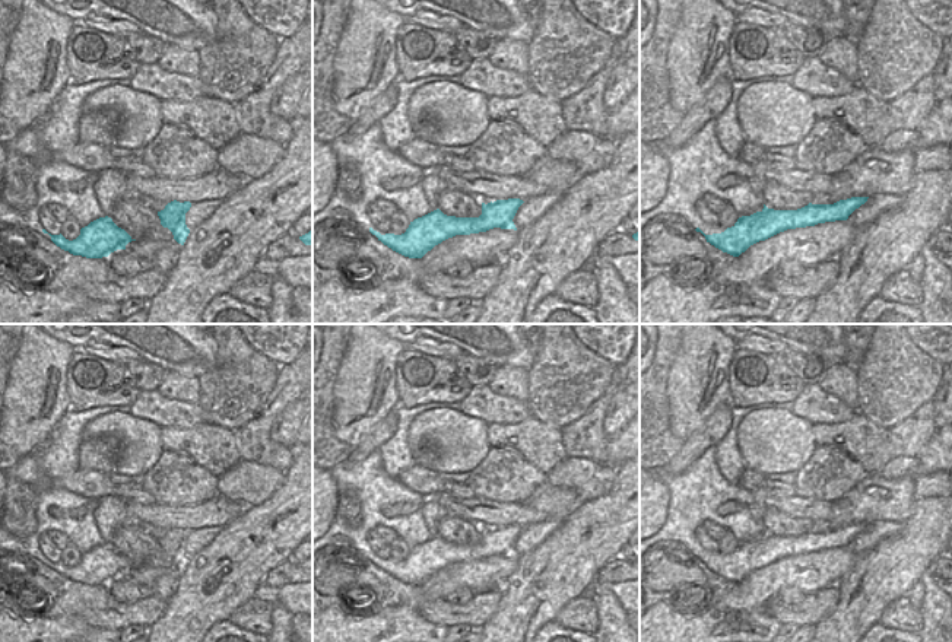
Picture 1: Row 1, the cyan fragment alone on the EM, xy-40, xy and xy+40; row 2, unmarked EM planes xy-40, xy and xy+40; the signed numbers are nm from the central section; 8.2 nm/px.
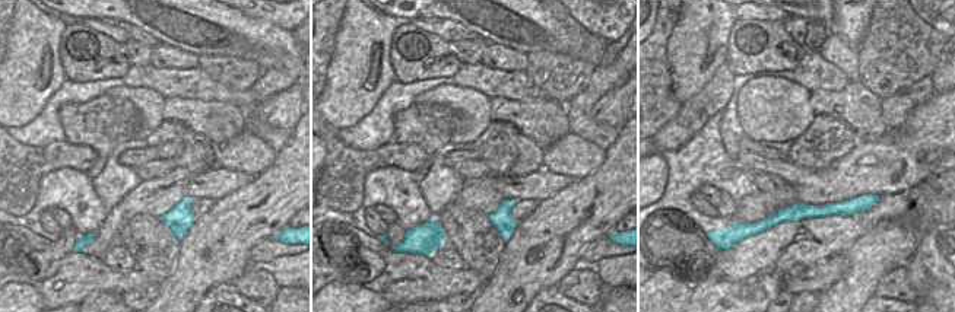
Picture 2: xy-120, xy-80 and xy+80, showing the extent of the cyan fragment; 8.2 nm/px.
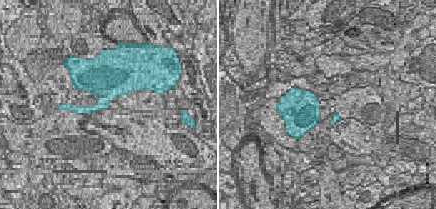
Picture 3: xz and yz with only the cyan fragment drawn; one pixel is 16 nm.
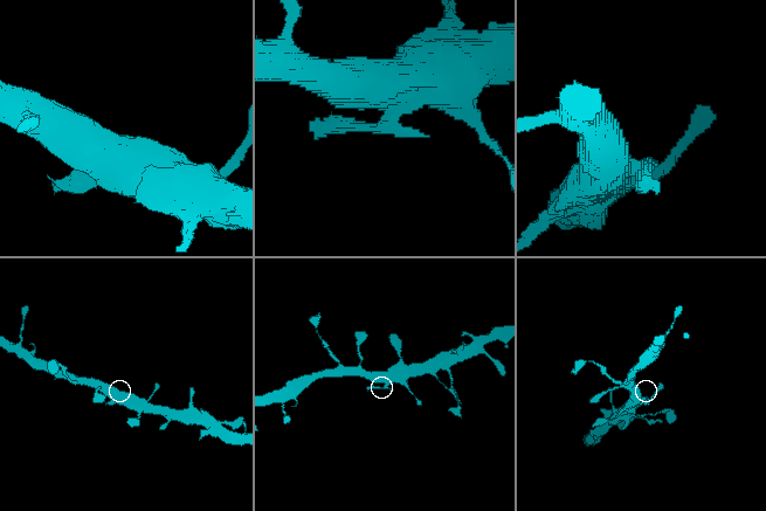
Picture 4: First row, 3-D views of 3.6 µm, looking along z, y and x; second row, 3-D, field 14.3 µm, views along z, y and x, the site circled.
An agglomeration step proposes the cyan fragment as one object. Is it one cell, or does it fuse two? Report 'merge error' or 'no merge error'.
merge error

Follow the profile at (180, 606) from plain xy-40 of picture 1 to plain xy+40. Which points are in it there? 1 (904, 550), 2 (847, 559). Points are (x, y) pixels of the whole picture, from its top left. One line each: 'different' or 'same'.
1: same
2: different

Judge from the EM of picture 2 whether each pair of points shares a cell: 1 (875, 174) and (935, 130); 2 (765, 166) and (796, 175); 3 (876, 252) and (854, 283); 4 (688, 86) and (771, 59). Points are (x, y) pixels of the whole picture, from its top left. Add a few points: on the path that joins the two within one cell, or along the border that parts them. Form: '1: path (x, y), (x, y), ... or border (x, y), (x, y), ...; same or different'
1: path (890, 164), (920, 133); same
2: path (773, 166), (789, 172); same
3: path (869, 260), (862, 276); same
4: border (732, 28), (727, 37), (726, 61); different

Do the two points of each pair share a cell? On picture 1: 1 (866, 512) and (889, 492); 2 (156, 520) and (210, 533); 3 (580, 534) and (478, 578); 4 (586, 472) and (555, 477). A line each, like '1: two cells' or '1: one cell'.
1: one cell
2: two cells
3: two cells
4: one cell

